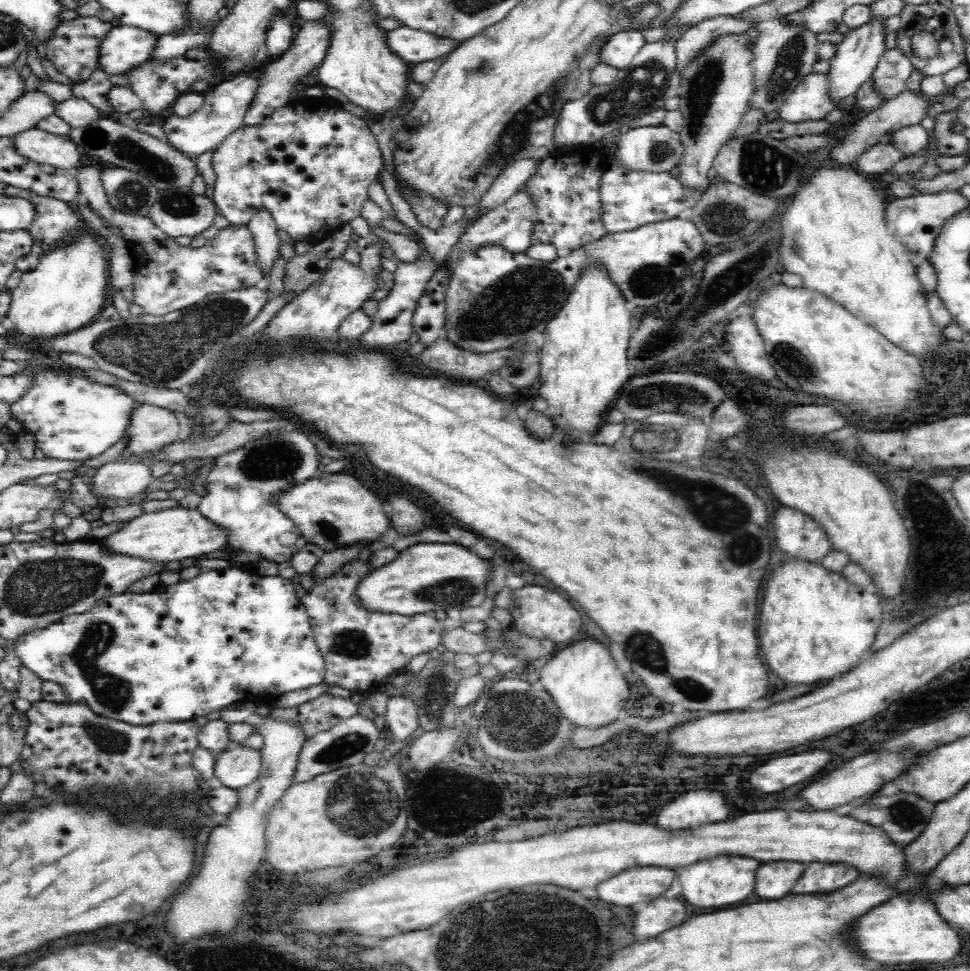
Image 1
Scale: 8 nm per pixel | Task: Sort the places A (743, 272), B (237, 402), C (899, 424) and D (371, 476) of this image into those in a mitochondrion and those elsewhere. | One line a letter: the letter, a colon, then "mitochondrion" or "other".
A: mitochondrion
B: other
C: other
D: other

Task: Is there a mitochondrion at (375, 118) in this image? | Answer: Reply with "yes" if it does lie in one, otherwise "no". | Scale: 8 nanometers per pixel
no

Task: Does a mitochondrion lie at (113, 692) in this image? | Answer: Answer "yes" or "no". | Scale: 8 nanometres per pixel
yes

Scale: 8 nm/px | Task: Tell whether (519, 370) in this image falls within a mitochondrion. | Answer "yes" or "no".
yes

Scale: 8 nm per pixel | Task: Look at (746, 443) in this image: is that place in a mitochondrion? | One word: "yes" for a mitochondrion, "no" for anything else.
no

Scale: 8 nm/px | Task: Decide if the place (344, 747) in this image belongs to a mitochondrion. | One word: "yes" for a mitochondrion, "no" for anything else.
yes

